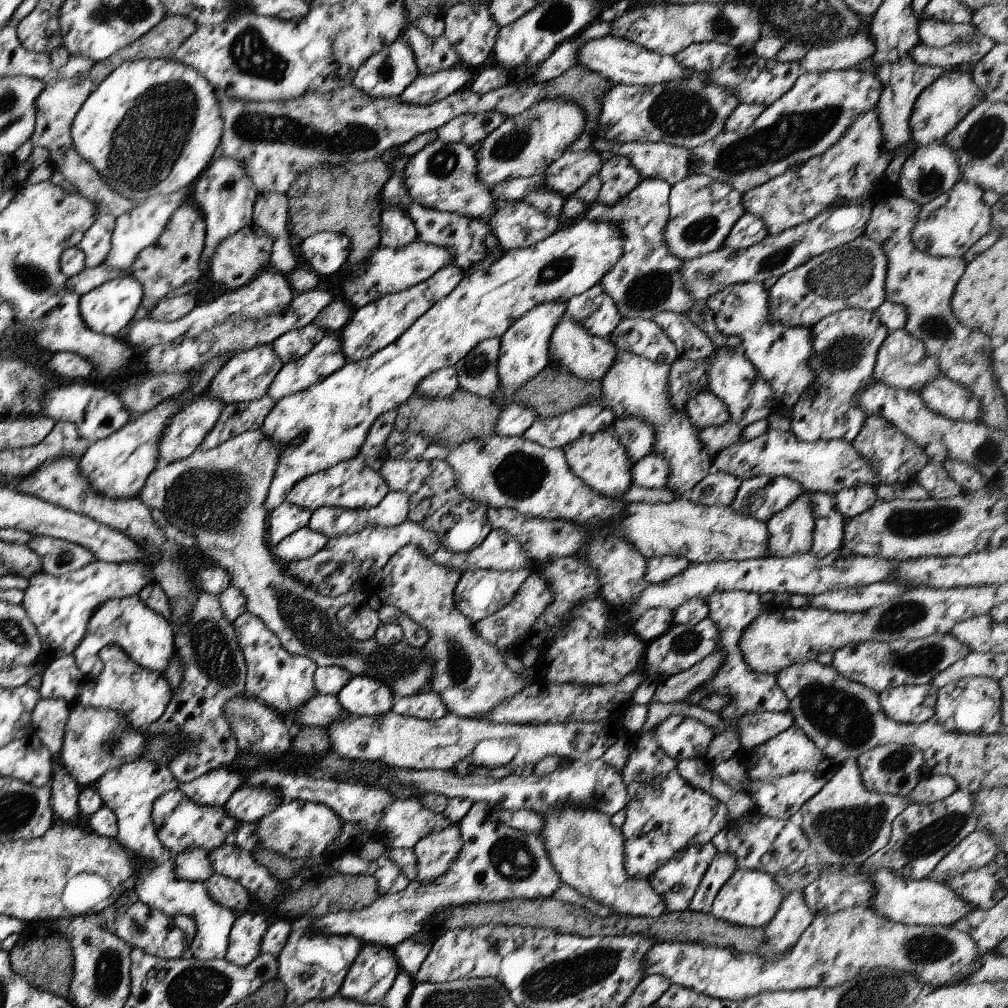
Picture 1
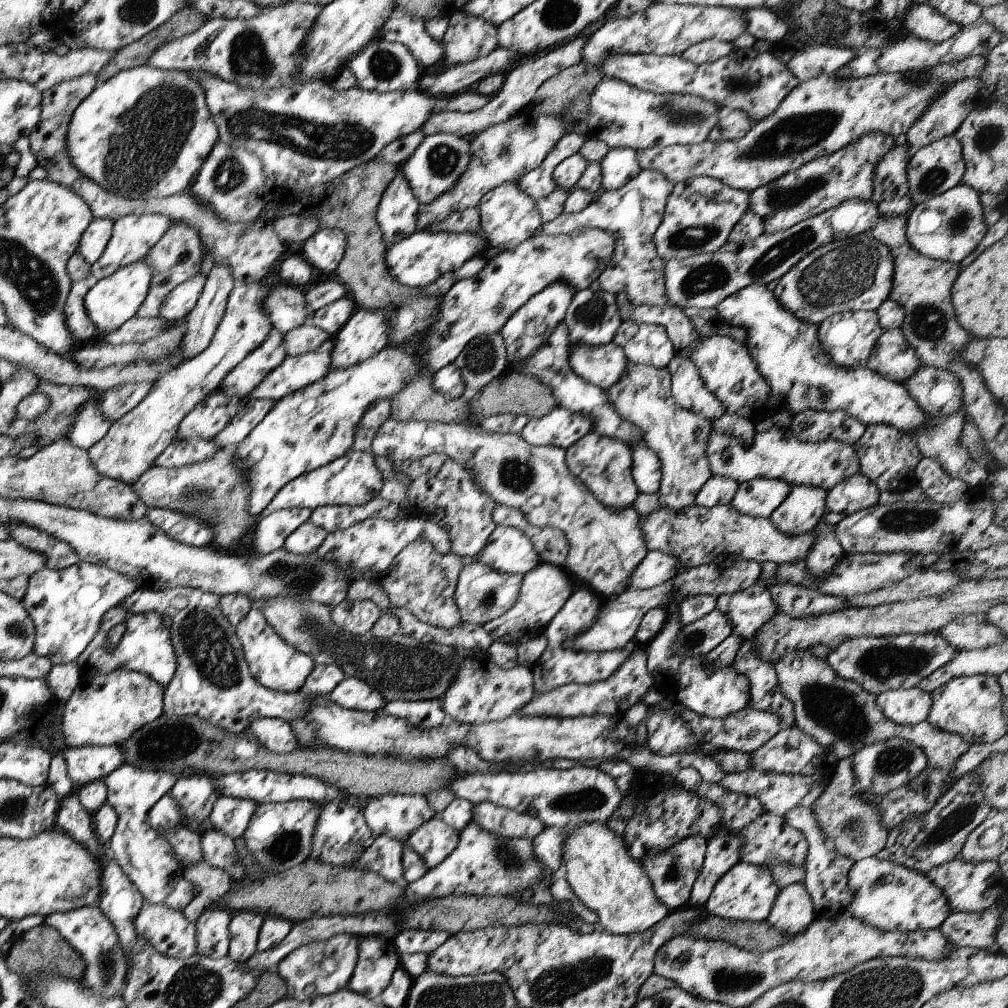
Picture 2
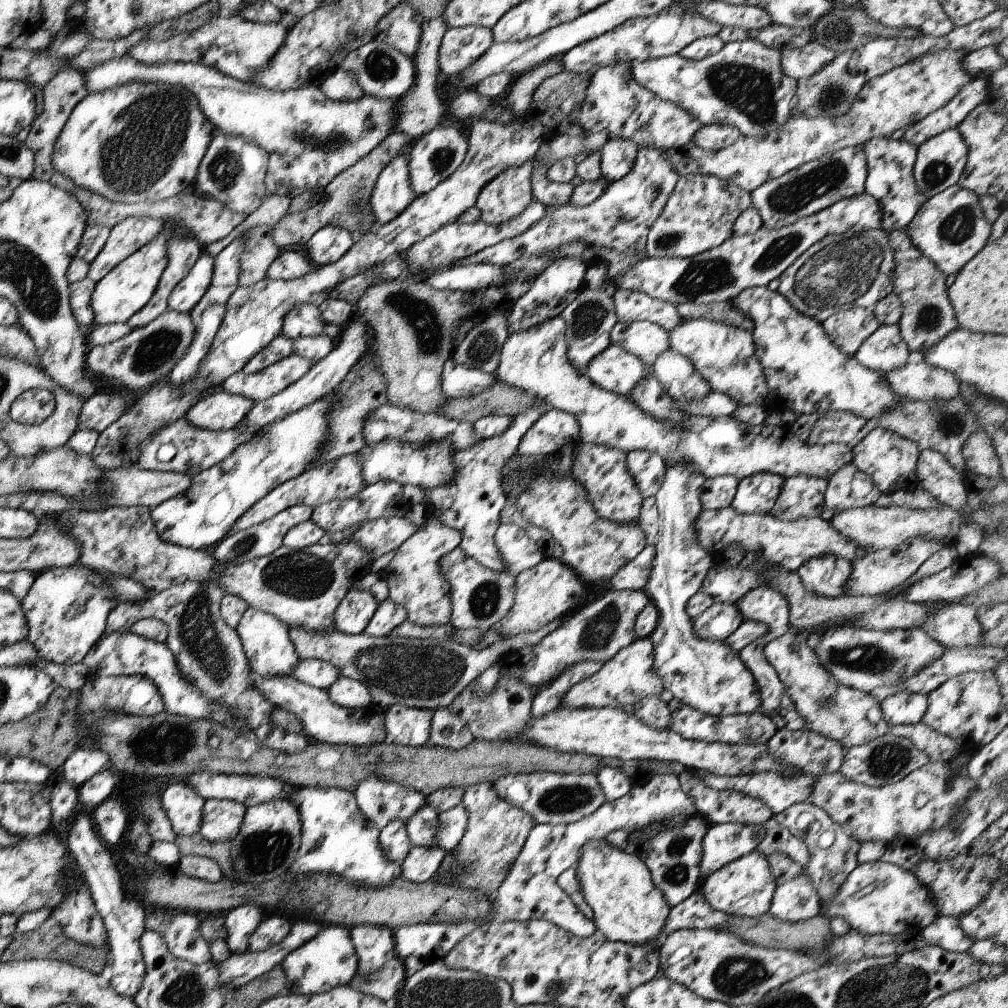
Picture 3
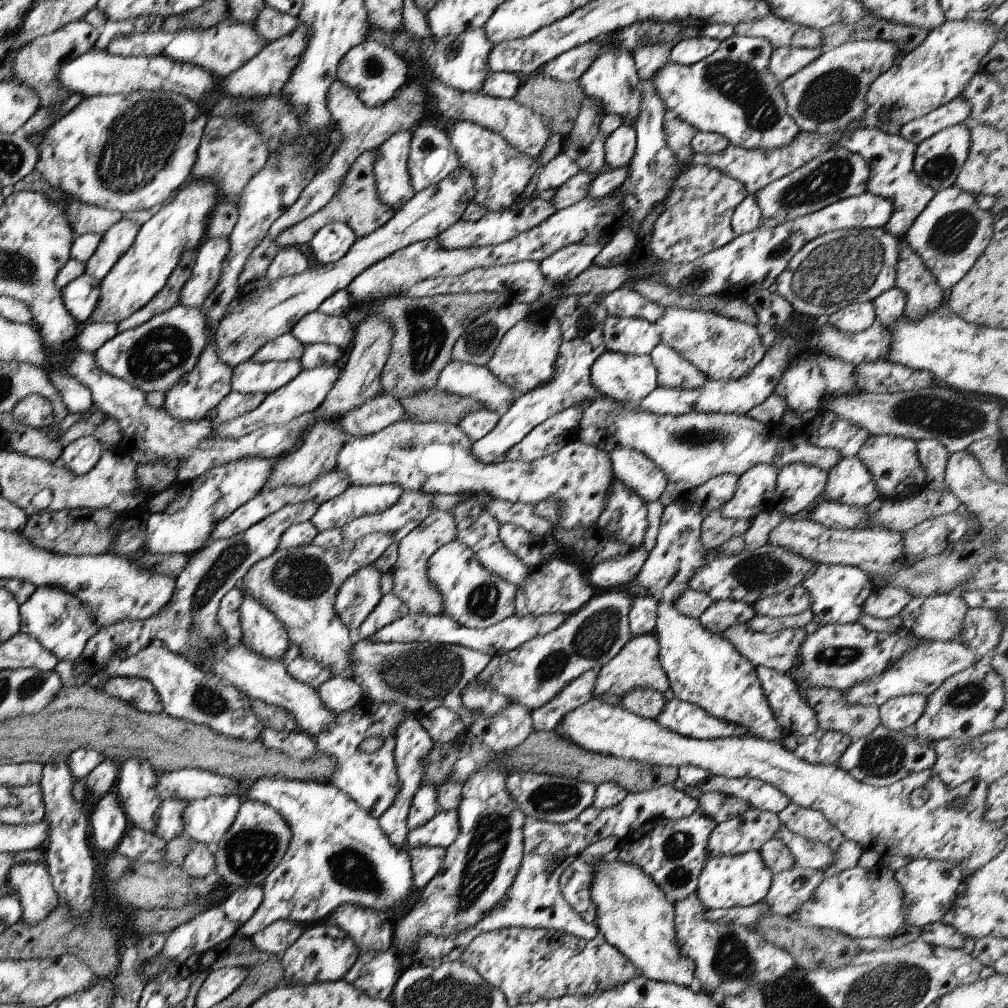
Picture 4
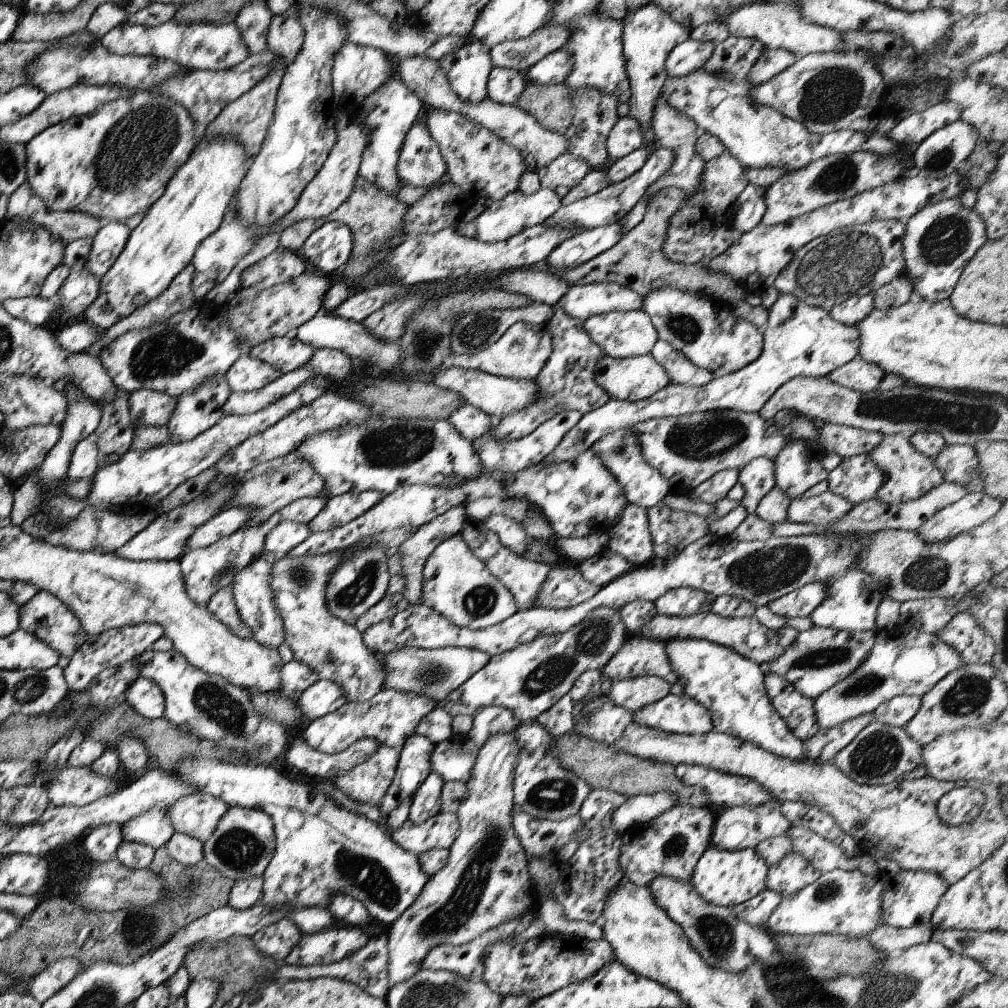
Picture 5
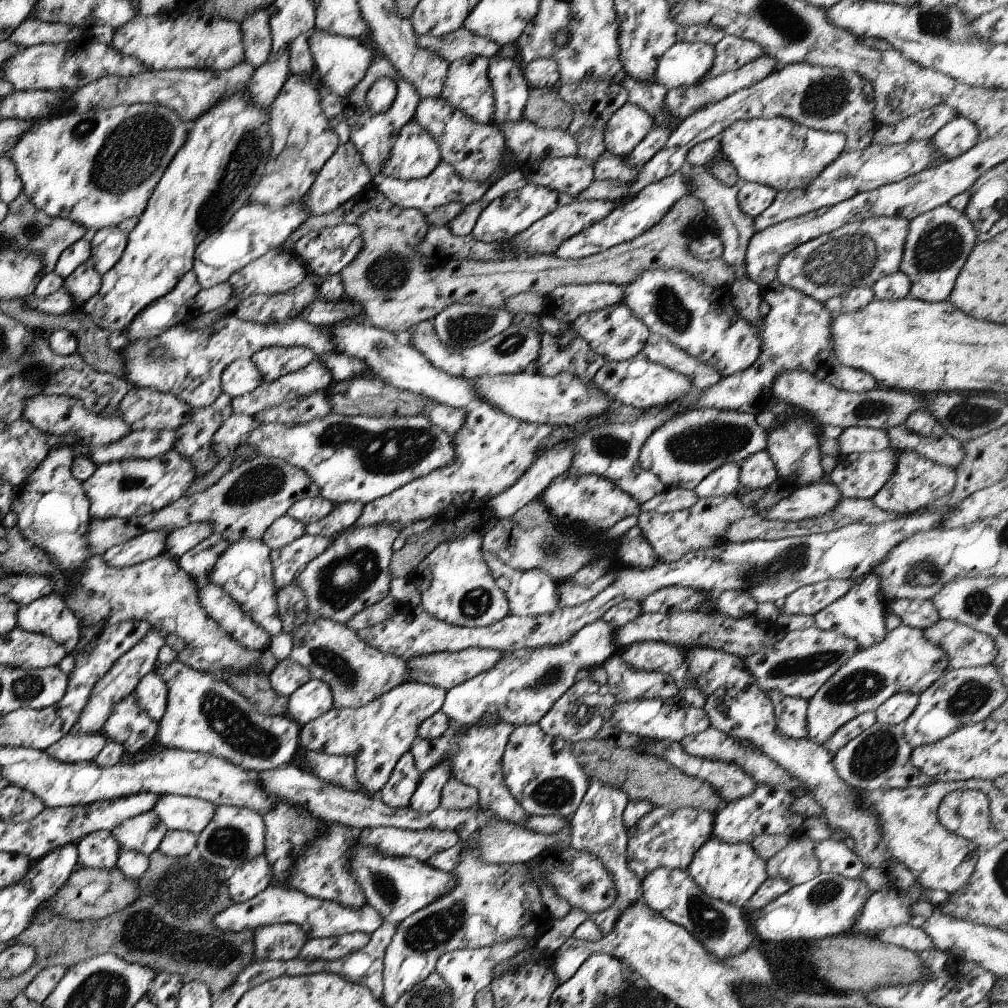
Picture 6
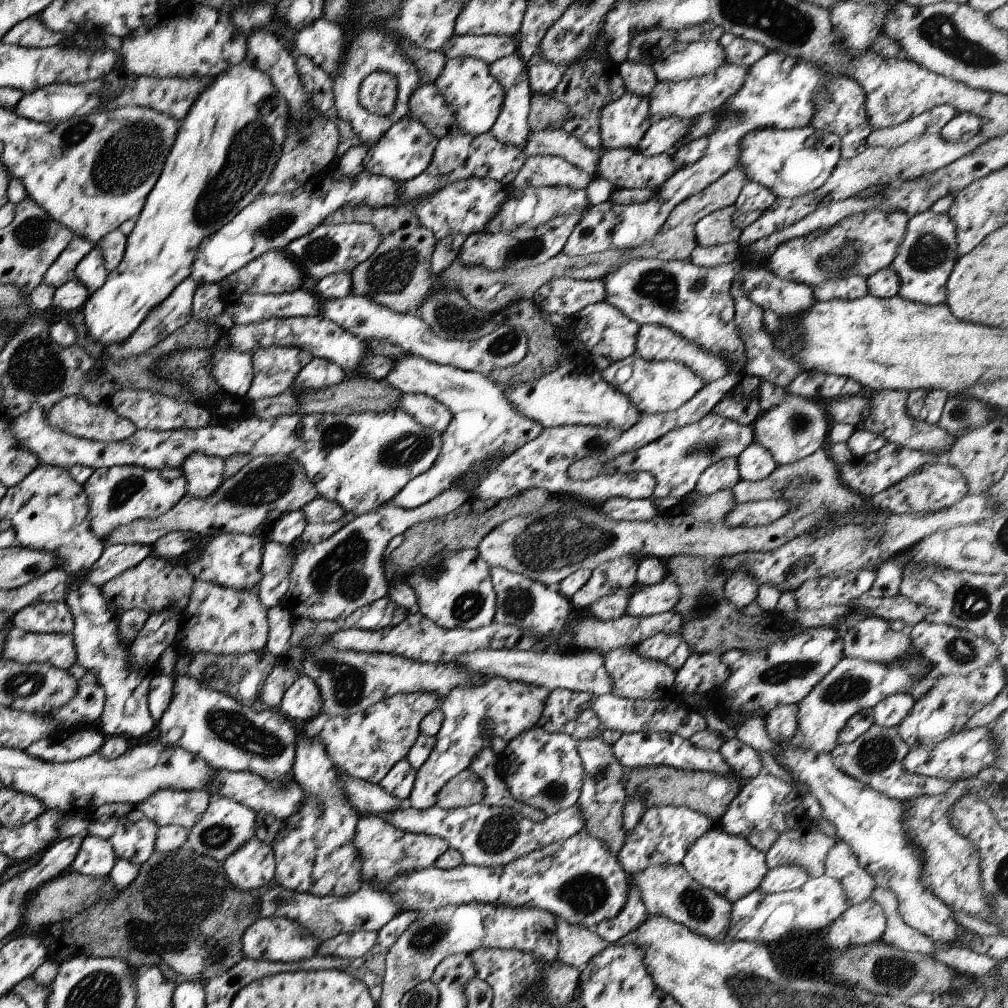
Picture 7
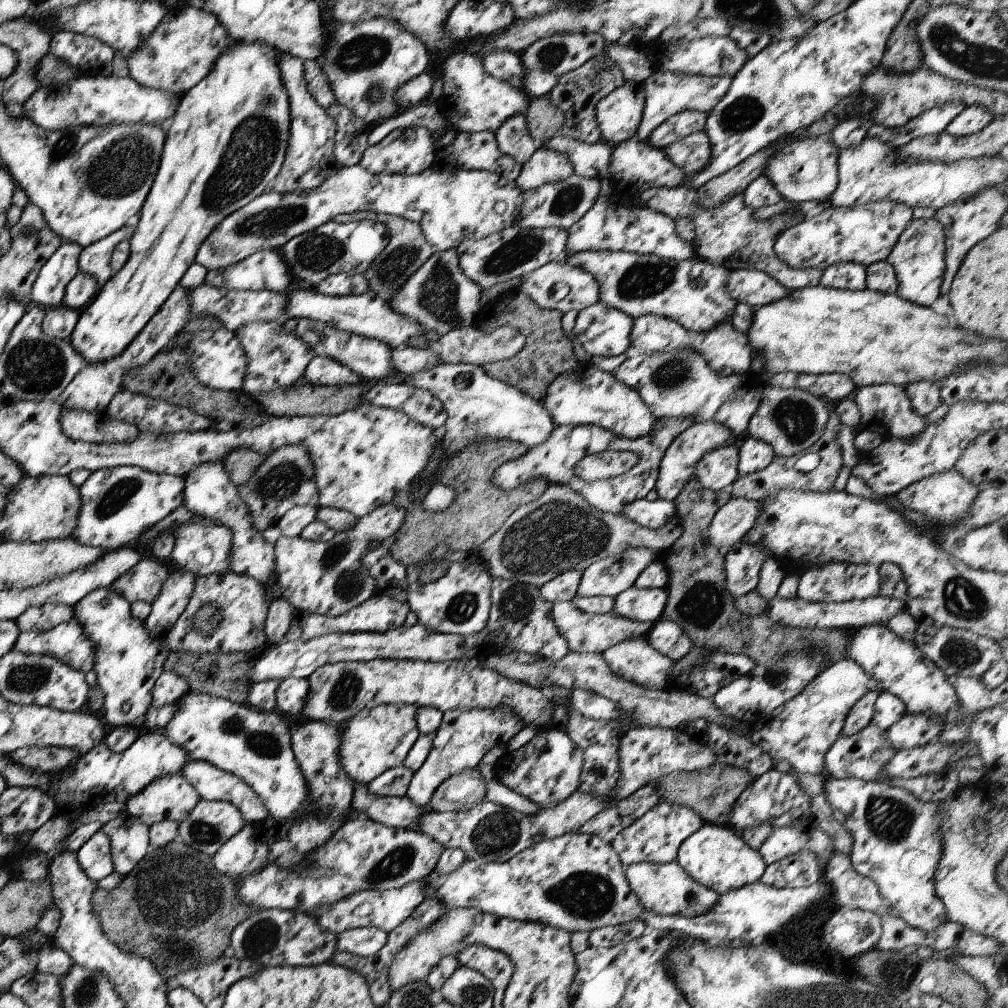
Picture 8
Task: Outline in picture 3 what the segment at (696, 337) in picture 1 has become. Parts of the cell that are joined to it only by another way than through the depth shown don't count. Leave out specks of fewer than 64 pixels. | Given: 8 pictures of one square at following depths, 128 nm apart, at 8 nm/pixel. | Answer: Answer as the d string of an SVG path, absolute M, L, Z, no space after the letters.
M617 289L612 290L611 295L616 319L619 322L649 321L658 324L669 332L683 320L677 314L676 305L654 299L645 293L629 289Z

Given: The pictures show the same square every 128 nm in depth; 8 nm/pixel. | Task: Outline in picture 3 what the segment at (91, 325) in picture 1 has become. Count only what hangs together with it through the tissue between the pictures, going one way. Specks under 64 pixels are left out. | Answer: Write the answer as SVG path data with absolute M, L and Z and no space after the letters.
M165 224L152 241L138 248L95 283L89 299L94 325L125 323L151 298L166 265L165 243L168 243L168 236L175 233L174 229L177 228L171 224Z

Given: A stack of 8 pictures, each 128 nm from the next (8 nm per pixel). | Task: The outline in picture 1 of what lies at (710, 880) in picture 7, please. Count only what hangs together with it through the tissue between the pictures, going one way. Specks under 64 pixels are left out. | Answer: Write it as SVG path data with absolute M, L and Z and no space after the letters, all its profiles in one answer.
M737 869L720 888L711 905L710 913L717 919L738 927L763 928L777 912L784 897L774 877L759 870Z

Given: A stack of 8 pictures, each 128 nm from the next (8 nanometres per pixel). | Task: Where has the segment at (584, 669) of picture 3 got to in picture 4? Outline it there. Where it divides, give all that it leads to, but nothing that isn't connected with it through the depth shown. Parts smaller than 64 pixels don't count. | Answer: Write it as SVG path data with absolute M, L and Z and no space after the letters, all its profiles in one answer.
M597 669L582 672L577 678L568 682L545 704L530 712L533 731L553 731L558 727L562 716L593 698L592 688Z

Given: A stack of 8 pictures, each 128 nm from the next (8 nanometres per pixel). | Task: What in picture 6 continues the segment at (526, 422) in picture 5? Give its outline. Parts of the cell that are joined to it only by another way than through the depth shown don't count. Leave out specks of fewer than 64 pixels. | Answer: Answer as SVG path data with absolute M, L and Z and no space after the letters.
M567 327L559 336L548 332L540 336L540 351L532 371L547 377L561 373L585 374L585 380L589 380L604 361L586 340Z

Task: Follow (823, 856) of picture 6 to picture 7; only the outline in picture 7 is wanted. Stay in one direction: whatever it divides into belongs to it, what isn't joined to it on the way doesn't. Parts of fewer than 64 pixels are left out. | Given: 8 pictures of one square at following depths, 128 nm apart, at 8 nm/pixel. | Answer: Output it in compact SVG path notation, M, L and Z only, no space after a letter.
M843 840L828 848L824 858L824 874L838 880L848 904L857 904L870 897L873 879L857 864L851 847Z

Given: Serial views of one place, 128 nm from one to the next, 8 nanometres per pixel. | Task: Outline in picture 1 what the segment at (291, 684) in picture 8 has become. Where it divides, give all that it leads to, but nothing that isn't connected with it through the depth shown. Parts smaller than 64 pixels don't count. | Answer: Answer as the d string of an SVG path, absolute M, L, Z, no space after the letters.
M351 676L336 694L338 703L349 716L381 716L395 701L390 688L370 676Z

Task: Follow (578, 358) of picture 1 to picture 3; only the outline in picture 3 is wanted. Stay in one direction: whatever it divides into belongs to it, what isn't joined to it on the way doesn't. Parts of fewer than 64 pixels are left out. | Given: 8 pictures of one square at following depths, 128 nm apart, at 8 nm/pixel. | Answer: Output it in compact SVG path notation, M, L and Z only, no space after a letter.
M610 344L588 360L583 374L595 387L625 397L638 380L648 375L649 370L649 366L636 356L624 348Z

